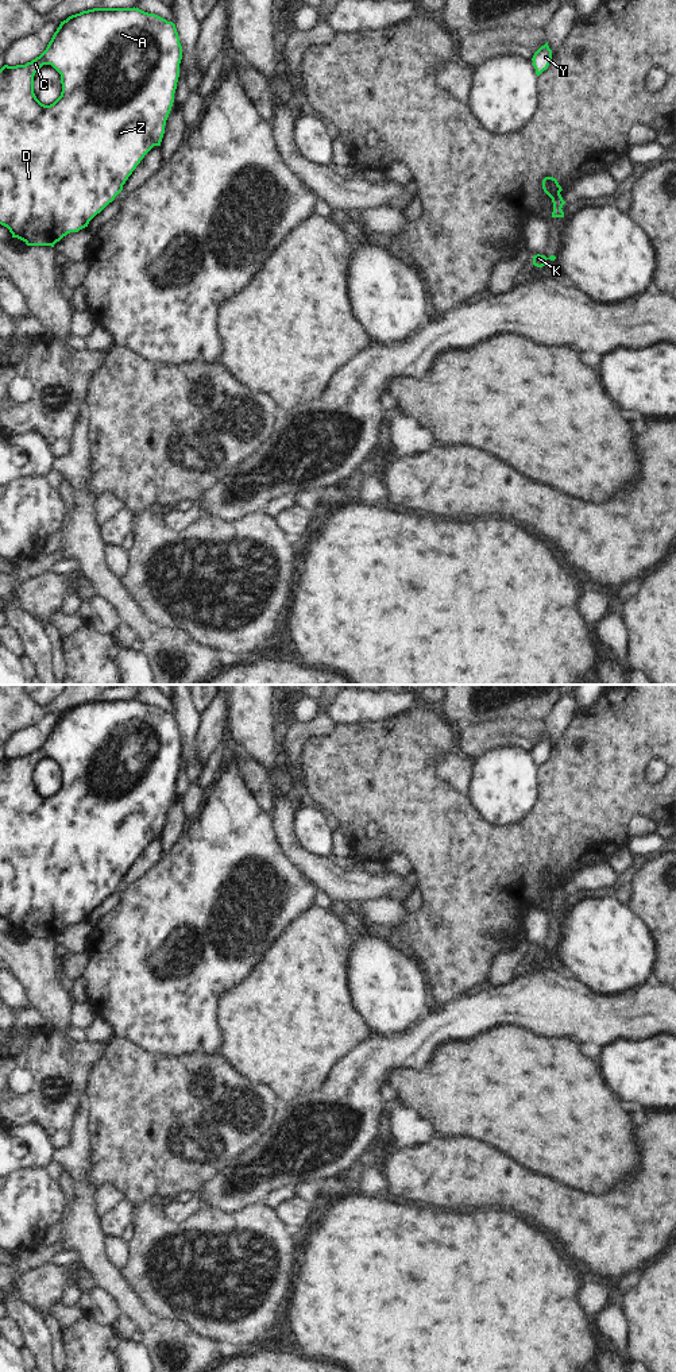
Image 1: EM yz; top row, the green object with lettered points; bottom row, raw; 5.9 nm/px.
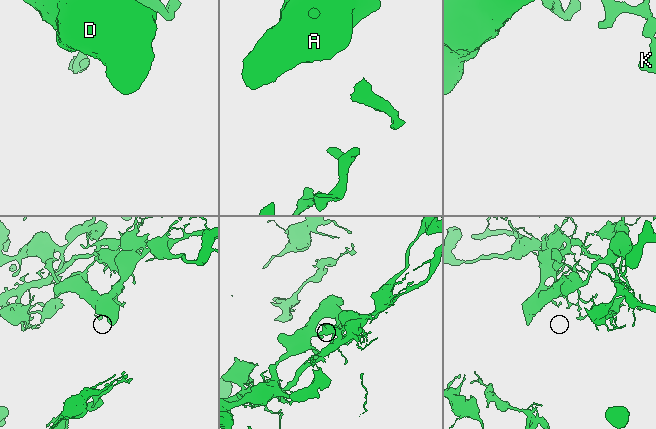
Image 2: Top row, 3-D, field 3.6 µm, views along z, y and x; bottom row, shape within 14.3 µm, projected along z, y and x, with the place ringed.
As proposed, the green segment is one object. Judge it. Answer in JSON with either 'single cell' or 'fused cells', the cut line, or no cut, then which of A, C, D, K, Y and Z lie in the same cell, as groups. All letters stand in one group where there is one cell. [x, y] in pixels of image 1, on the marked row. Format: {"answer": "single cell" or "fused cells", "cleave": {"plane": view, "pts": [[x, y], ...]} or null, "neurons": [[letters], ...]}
{"answer": "fused cells", "cleave": {"plane": "yz", "pts": [[559, 192], [552, 199]]}, "neurons": [["A", "C", "D", "Y", "Z"], ["K"]]}

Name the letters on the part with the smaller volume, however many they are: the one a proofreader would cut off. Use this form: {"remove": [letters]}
{"remove": ["K"]}

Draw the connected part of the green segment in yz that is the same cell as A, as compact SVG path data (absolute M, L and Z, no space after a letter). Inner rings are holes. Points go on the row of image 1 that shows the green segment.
M135 7L93 8L61 22L46 50L31 62L16 66L4 65L0 69L0 224L9 230L12 238L23 240L27 246L54 247L67 234L88 227L89 221L115 200L144 155L154 146L161 146L174 103L181 59L182 46L173 22ZM43 65L51 65L61 74L61 96L50 105L42 104L34 93L34 76Z

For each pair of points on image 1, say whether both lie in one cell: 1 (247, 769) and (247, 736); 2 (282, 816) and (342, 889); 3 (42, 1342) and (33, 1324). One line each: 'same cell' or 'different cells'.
1: different cells
2: same cell
3: same cell

